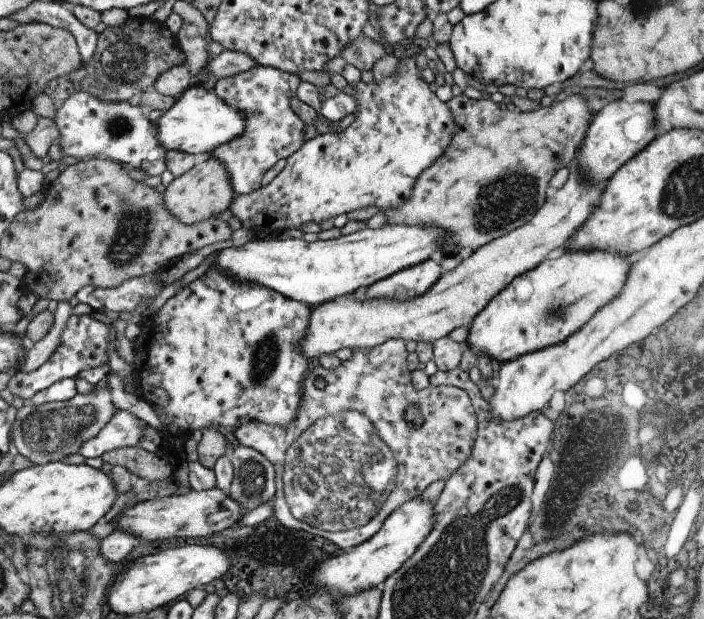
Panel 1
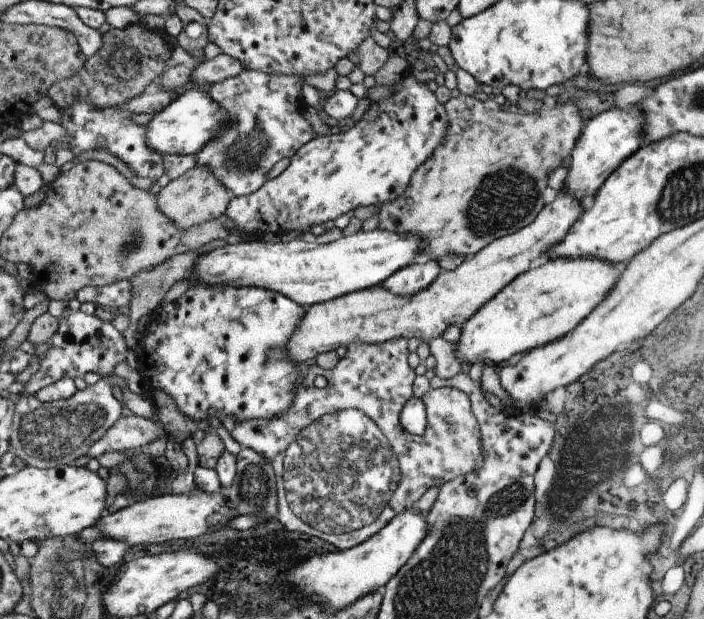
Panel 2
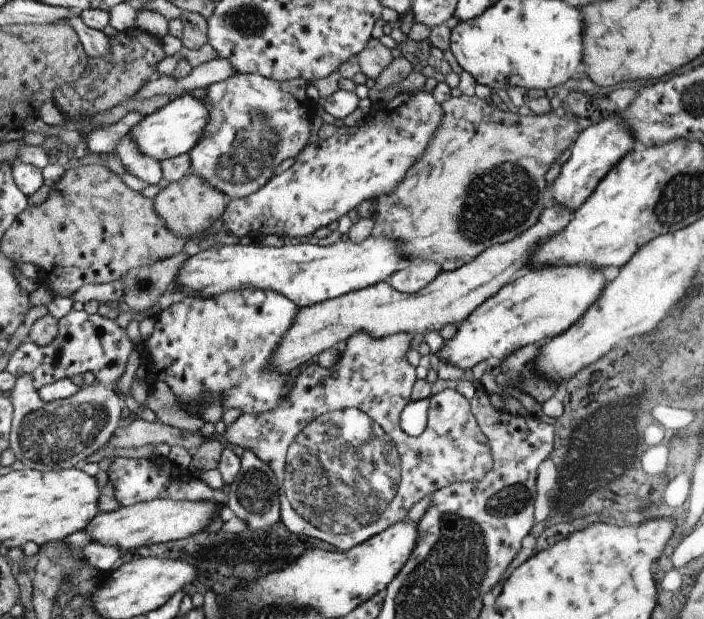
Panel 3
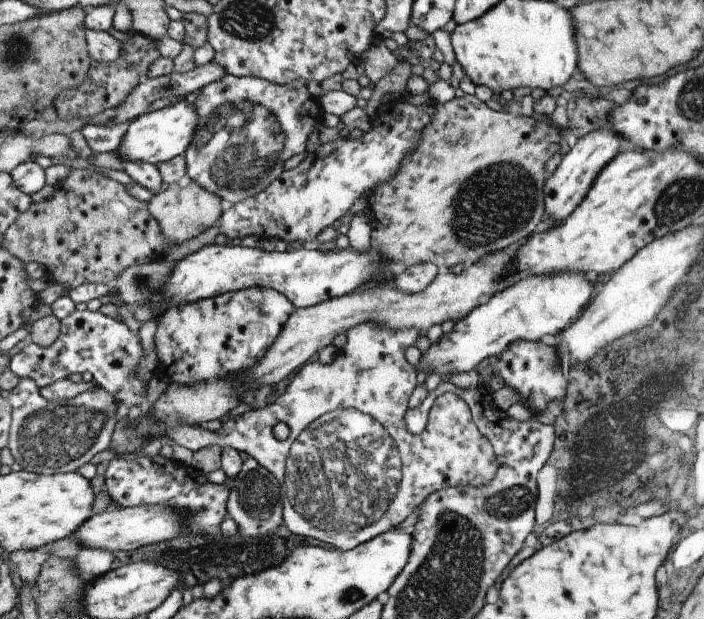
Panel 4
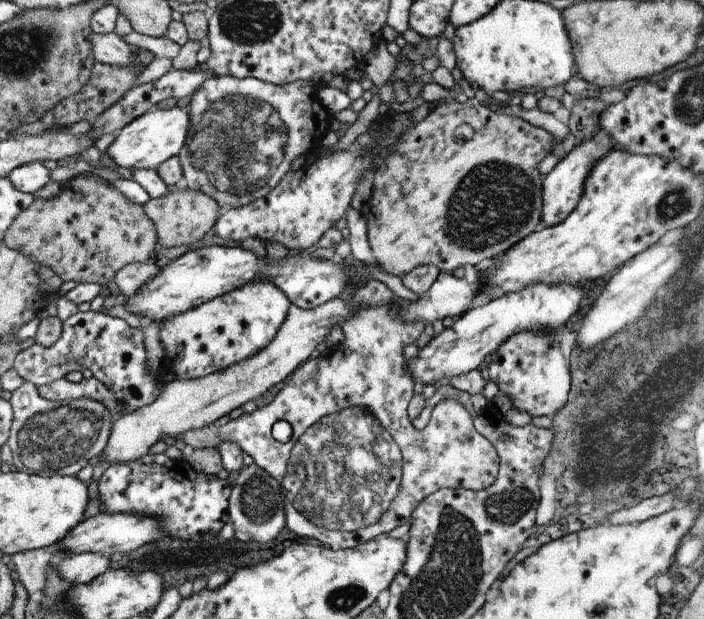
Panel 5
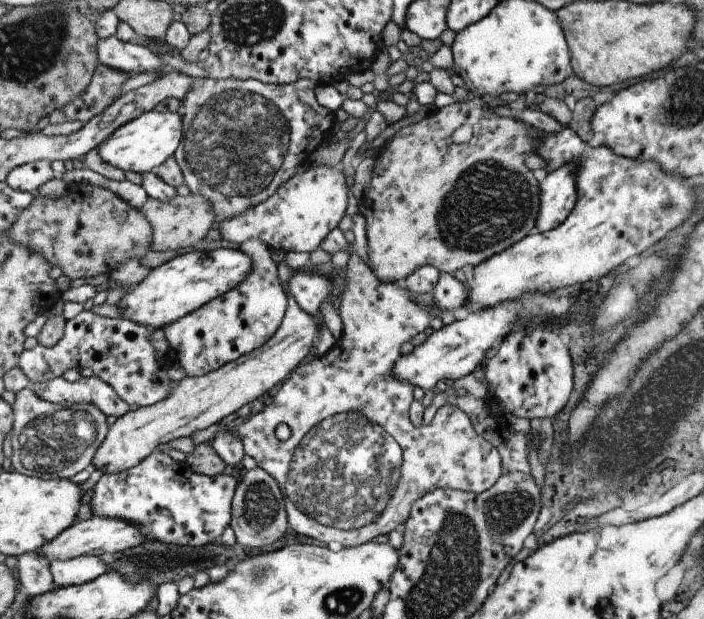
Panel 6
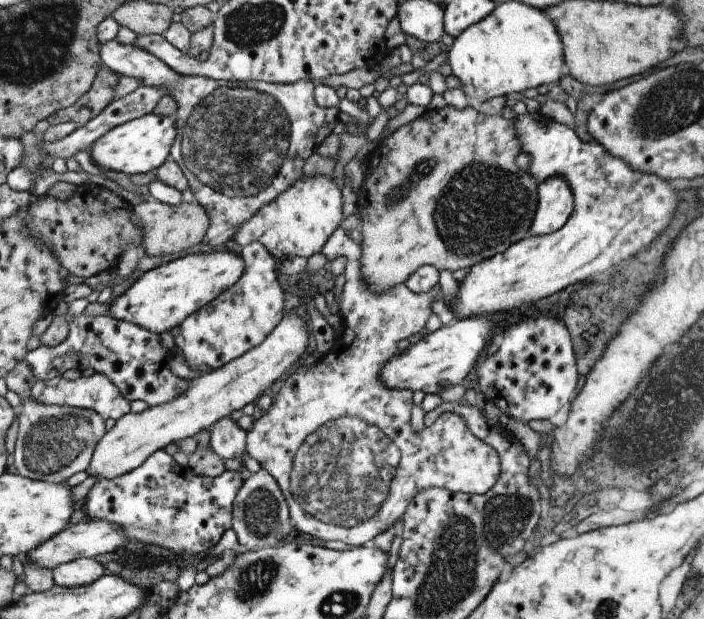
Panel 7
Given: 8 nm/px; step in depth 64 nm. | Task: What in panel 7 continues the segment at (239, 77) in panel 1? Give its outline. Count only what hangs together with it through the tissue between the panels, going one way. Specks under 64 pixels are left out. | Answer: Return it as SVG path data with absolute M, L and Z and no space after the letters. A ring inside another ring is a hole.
M116 39L112 42L106 42L106 44L100 45L100 56L104 65L109 68L110 71L114 71L120 77L132 77L136 80L140 80L142 85L164 88L172 98L176 100L176 115L174 117L174 126L176 126L176 140L170 148L170 160L174 161L180 167L180 170L184 173L184 176L188 182L188 186L196 202L206 210L208 218L210 218L210 224L206 234L204 234L204 244L210 244L210 246L216 246L216 244L224 244L232 238L232 232L234 232L234 226L236 224L244 224L248 222L262 206L270 204L272 200L276 200L282 192L286 192L287 188L292 188L294 182L298 182L302 178L301 167L305 160L308 160L312 154L316 151L316 148L320 145L320 142L332 133L334 127L338 122L338 115L340 110L338 107L322 108L316 104L314 98L315 85L311 80L299 80L293 83L282 84L282 83L267 83L264 81L250 81L249 83L241 83L237 80L224 80L224 79L210 79L202 76L184 76L184 74L178 74L174 72L168 64L164 64L162 60L158 60L154 54L142 50L142 48L136 48L136 45L125 45L116 42Z

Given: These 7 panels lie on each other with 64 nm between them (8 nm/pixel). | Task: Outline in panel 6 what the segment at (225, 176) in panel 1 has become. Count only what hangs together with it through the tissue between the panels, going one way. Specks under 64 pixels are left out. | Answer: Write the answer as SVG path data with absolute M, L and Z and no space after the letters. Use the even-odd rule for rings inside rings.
M190 195L188 197L176 196L170 202L162 202L156 199L148 199L142 207L137 208L142 216L152 226L152 244L150 249L154 252L165 252L166 250L180 250L190 246L198 246L210 228L215 226L214 210L212 204L202 196Z

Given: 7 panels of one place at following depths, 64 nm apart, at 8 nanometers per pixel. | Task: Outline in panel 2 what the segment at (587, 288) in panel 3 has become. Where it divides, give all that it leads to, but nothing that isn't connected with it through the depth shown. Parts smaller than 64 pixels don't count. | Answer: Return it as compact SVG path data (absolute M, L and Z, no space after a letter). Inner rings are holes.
M547 258L541 260L533 268L507 284L494 298L488 300L472 318L468 318L460 326L461 335L458 342L454 344L458 362L472 365L477 361L484 361L499 368L534 348L550 344L550 342L566 336L608 296L608 292L620 280L620 272L616 272L614 265L604 262L604 260L596 260L596 258Z

